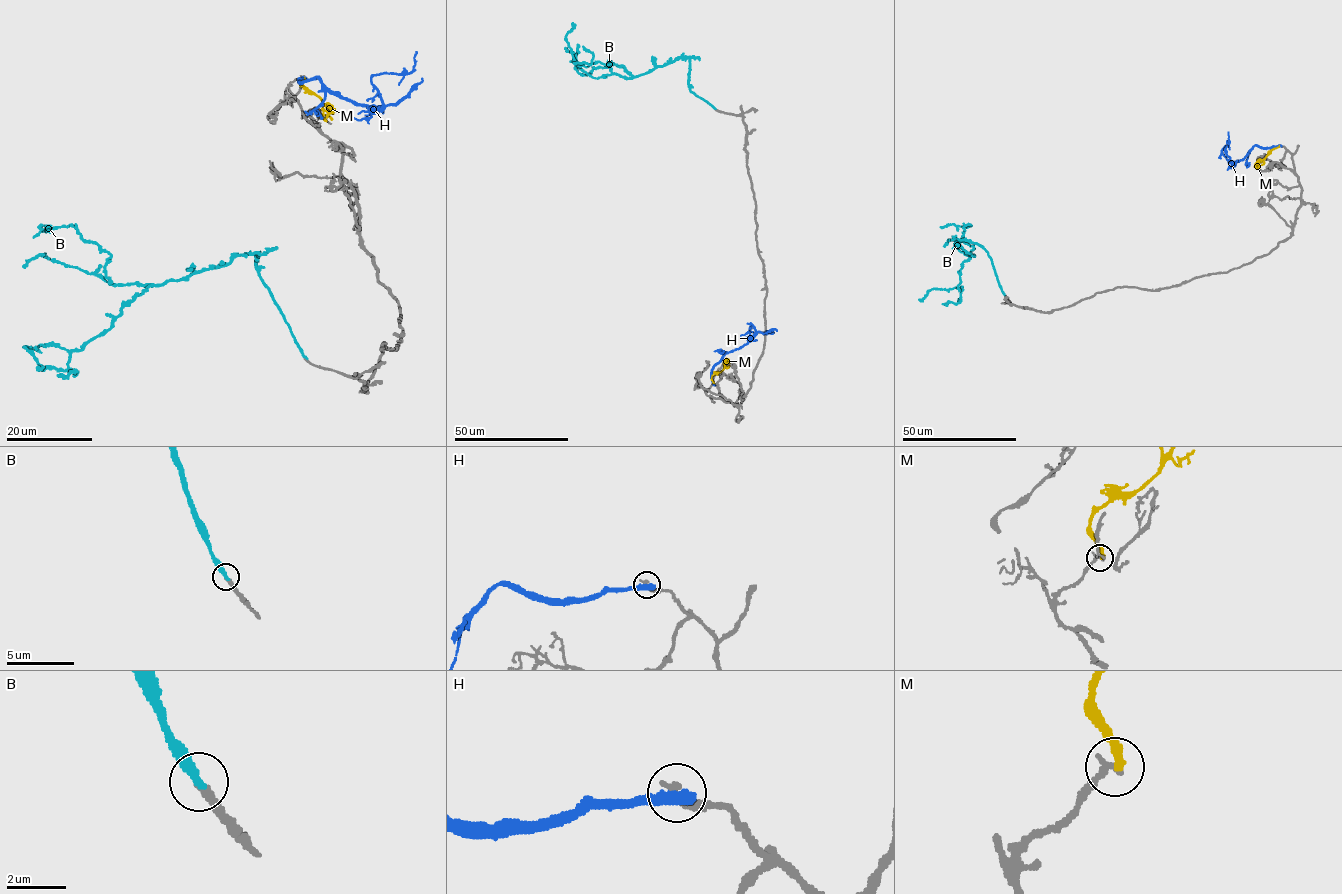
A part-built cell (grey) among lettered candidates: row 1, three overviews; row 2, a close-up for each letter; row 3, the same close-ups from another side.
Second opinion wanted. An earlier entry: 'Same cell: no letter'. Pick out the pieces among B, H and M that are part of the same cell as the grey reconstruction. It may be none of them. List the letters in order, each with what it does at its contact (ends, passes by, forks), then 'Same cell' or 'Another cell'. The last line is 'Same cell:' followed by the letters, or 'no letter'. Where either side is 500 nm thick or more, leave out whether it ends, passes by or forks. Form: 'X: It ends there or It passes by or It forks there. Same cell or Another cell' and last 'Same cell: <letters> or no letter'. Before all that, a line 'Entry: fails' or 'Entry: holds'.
Entry: holds
B: It ends there. Another cell
H: Another cell
M: It ends there. Another cell
Same cell: no letter

